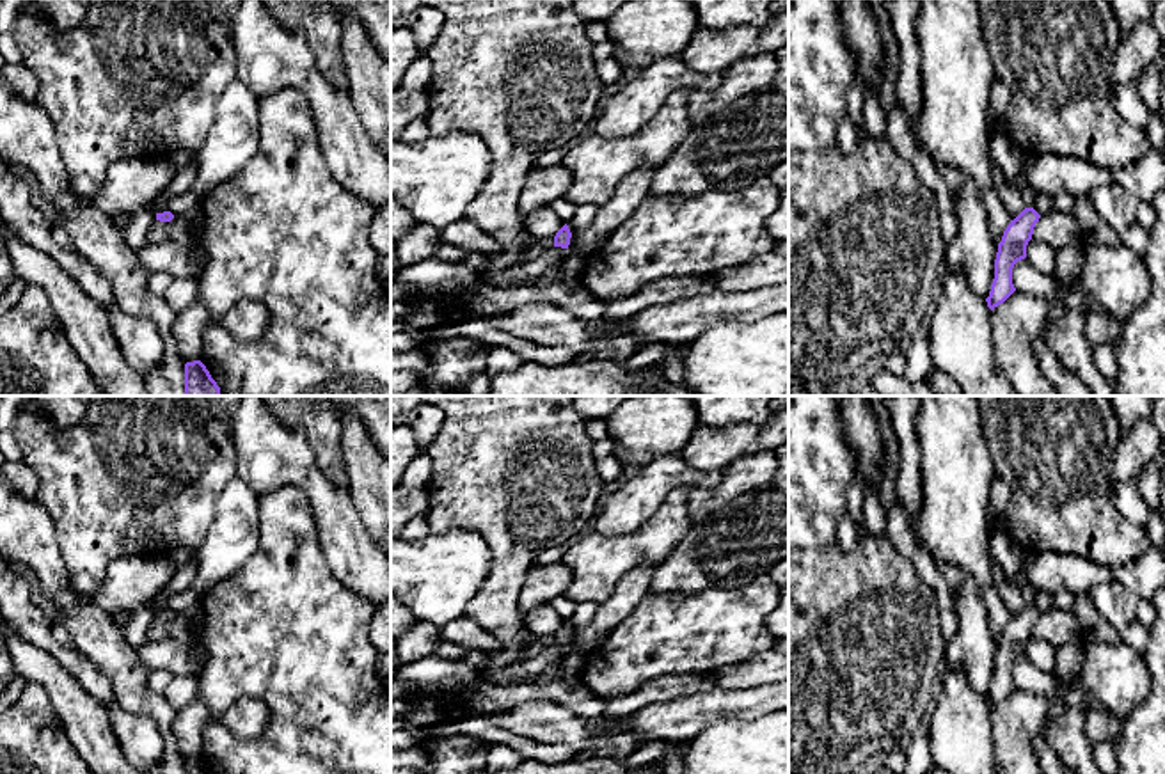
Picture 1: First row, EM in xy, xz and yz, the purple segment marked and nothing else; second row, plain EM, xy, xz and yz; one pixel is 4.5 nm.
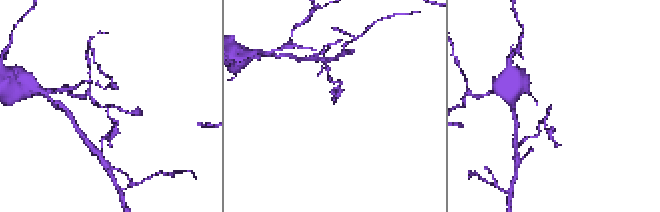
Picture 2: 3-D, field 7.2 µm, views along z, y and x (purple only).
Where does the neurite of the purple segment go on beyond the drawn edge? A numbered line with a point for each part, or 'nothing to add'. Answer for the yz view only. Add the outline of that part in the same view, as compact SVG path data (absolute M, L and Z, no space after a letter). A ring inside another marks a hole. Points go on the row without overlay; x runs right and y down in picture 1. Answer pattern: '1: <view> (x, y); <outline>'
nothing to add

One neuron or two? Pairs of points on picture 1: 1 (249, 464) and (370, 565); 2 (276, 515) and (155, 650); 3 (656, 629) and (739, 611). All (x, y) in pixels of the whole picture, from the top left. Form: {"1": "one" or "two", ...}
{"1": "one", "2": "two", "3": "one"}

